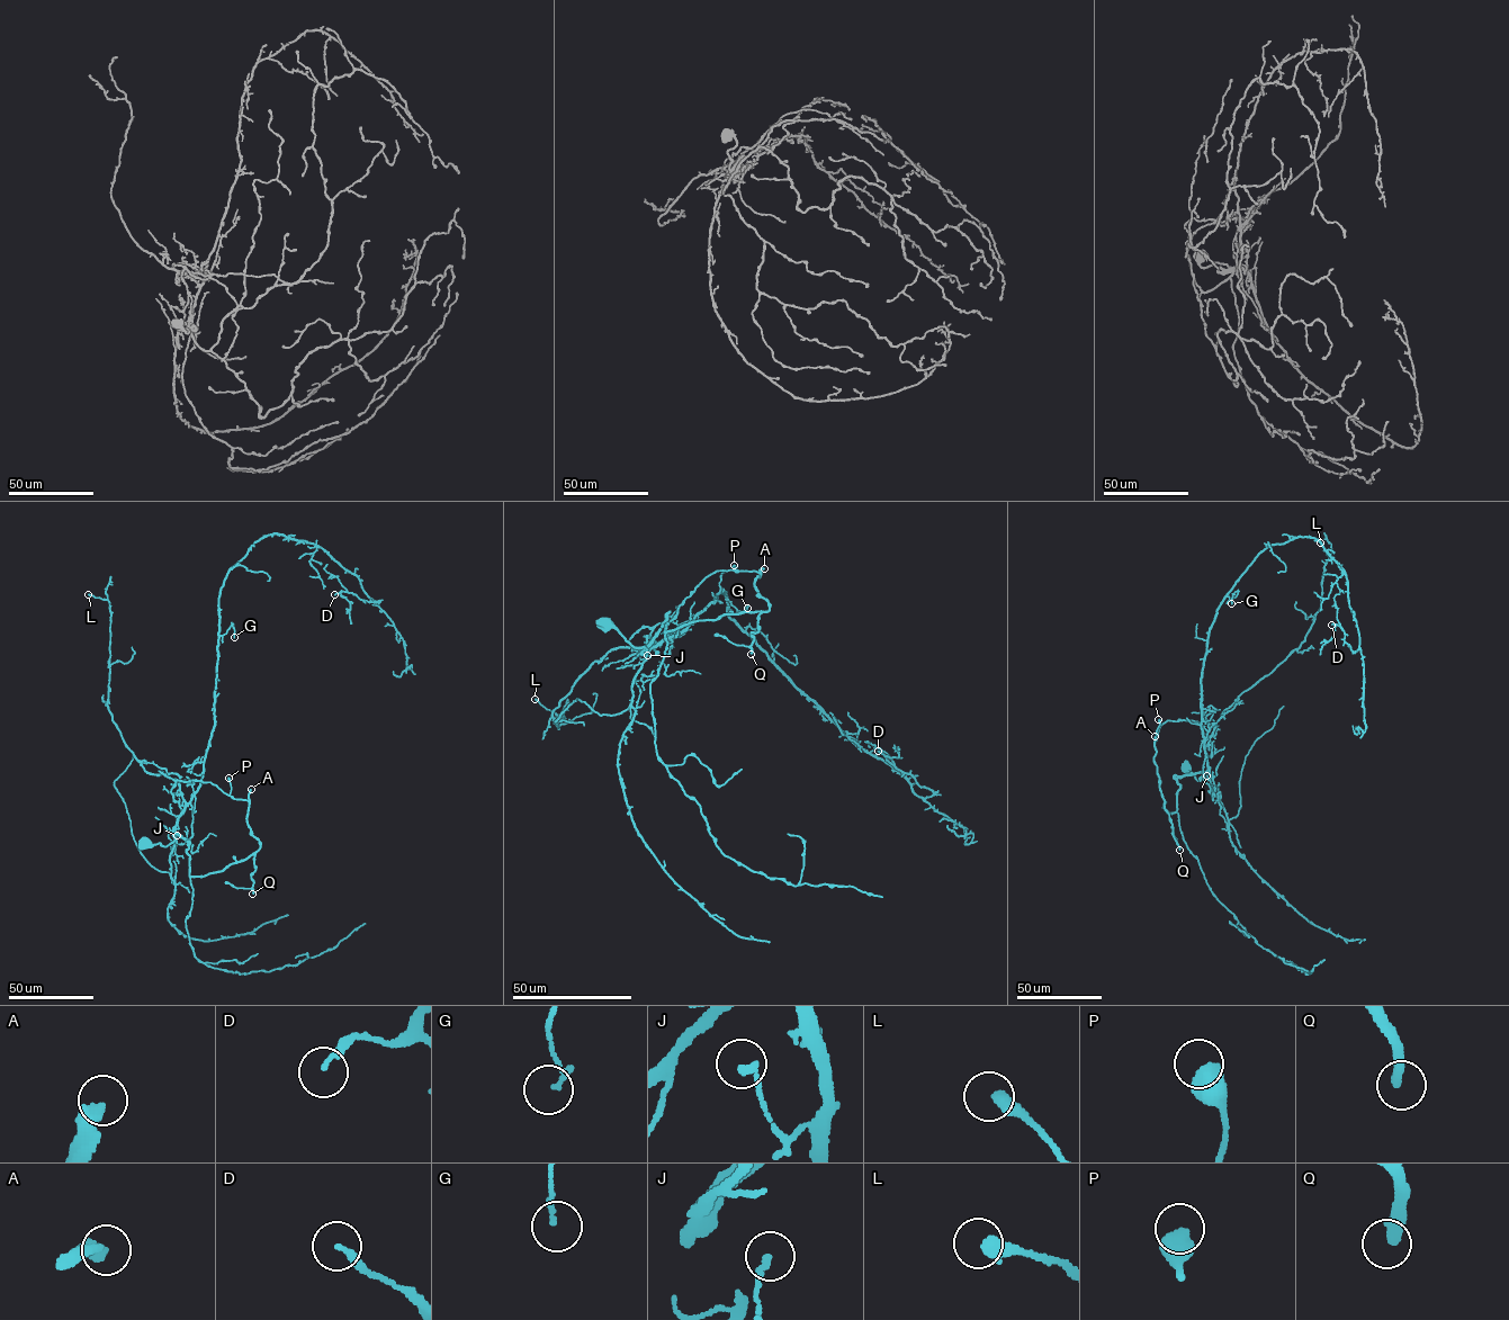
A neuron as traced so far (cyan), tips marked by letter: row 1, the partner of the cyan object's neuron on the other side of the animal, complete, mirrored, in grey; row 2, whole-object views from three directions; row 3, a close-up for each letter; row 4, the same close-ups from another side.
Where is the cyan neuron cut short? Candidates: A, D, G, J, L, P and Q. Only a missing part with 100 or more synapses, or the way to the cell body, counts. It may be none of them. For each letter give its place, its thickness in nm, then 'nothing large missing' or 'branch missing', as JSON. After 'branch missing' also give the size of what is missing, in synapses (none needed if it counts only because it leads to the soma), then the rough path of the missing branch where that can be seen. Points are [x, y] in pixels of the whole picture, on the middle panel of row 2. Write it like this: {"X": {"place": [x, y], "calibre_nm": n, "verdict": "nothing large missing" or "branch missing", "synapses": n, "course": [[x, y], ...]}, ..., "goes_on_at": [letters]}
{"A": {"place": [764, 568], "calibre_nm": 440, "verdict": "branch missing", "synapses": 400, "course": [[764, 568], [804, 555], [838, 584], [880, 637], [942, 683], [981, 726]]}, "D": {"place": [878, 751], "calibre_nm": 190, "verdict": "nothing large missing"}, "G": {"place": [747, 608], "calibre_nm": 140, "verdict": "nothing large missing"}, "J": {"place": [647, 655], "calibre_nm": 190, "verdict": "nothing large missing"}, "L": {"place": [535, 699], "calibre_nm": 400, "verdict": "nothing large missing"}, "P": {"place": [734, 565], "calibre_nm": 600, "verdict": "nothing large missing"}, "Q": {"place": [751, 654], "calibre_nm": 320, "verdict": "branch missing", "synapses": 250, "course": [[751, 654], [739, 665], [753, 714], [877, 834], [975, 828]]}, "goes_on_at": ["A", "Q"]}

